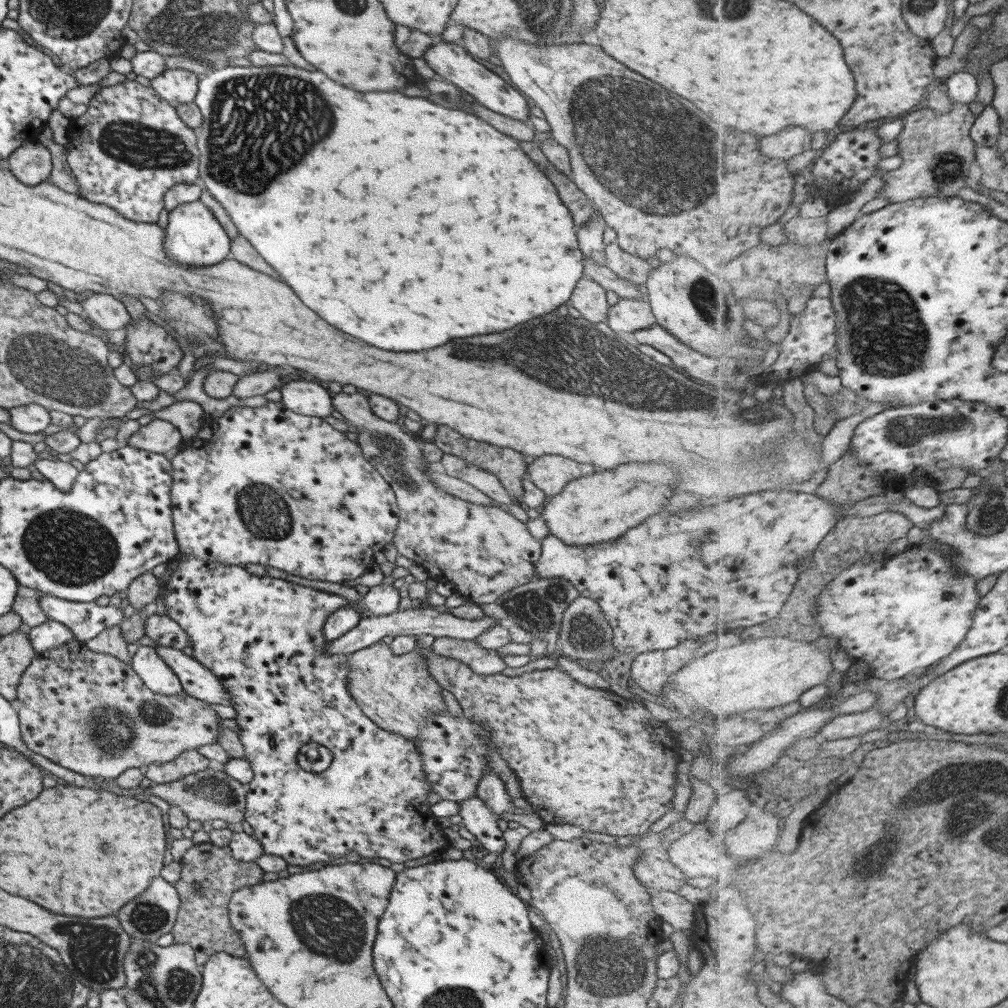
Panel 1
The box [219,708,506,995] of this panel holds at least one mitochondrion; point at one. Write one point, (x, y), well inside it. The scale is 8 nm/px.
(326, 925)

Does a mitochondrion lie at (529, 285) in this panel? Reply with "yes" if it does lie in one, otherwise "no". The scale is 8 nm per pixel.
no

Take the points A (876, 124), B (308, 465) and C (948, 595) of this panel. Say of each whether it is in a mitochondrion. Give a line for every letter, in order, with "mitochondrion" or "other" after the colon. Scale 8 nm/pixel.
A: other
B: other
C: other

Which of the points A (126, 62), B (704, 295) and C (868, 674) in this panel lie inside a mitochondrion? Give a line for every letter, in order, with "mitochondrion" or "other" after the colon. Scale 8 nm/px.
A: other
B: mitochondrion
C: other

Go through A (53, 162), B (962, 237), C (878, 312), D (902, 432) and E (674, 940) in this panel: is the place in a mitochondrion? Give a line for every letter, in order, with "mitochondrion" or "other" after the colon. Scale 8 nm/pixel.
A: other
B: other
C: mitochondrion
D: mitochondrion
E: other

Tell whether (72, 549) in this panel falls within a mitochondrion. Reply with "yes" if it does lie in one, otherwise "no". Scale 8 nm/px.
yes

